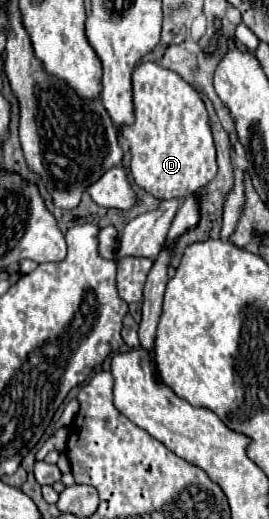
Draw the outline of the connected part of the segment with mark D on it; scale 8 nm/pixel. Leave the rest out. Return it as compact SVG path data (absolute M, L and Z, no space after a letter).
M140 63L132 75L134 87L134 111L136 121L132 127L124 127L124 139L132 153L132 175L138 187L156 199L186 199L206 183L210 183L216 175L216 151L208 125L208 113L190 83L186 83L178 73L164 69L156 63Z

